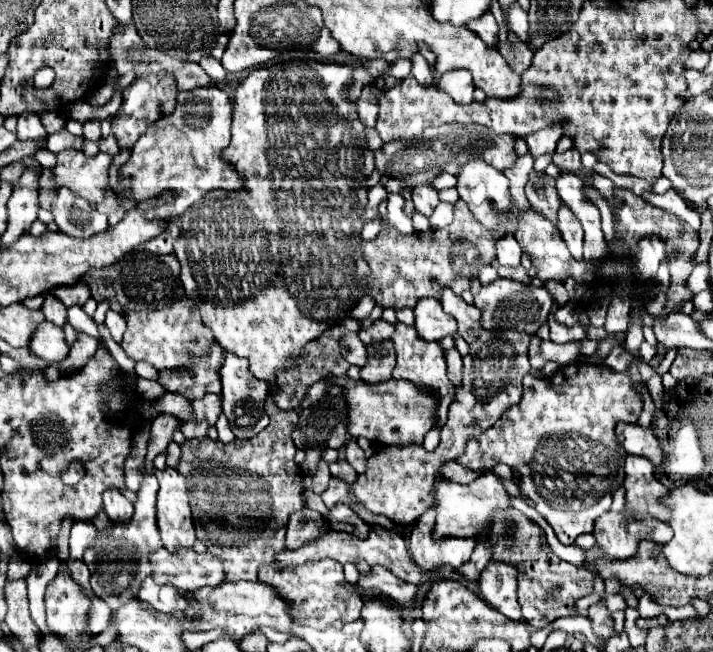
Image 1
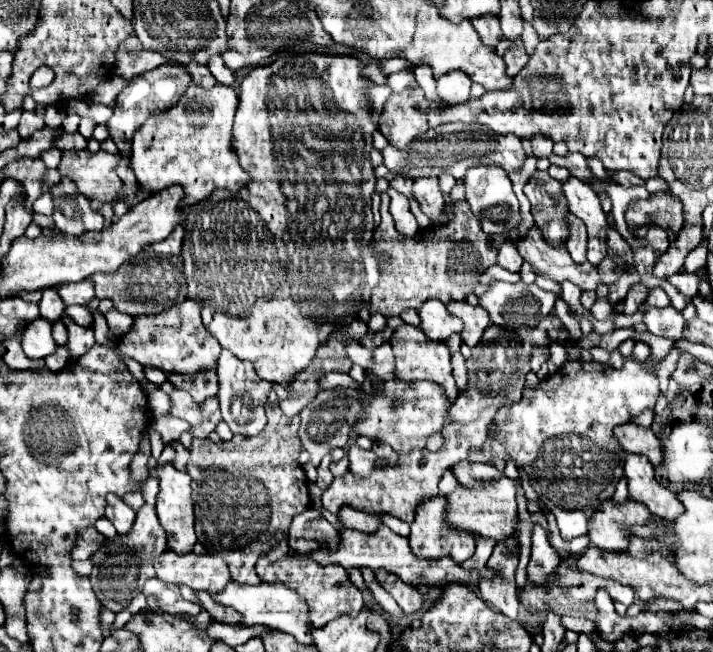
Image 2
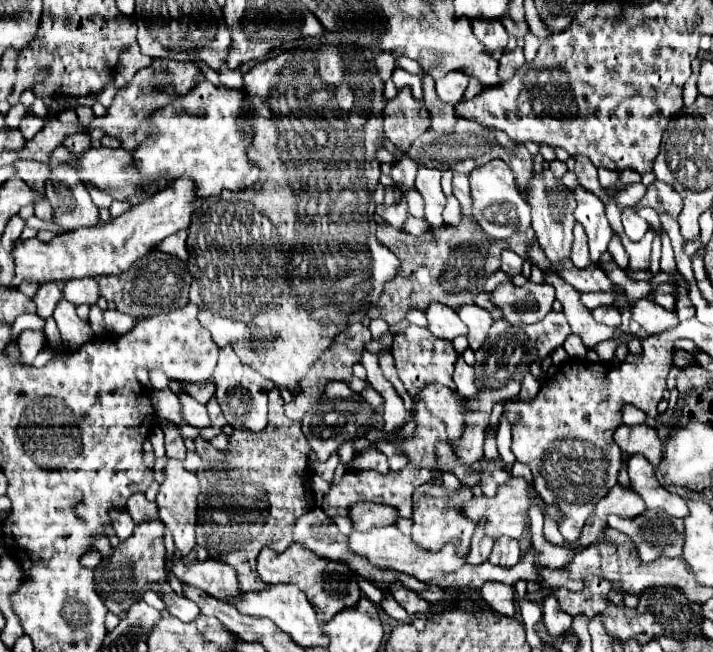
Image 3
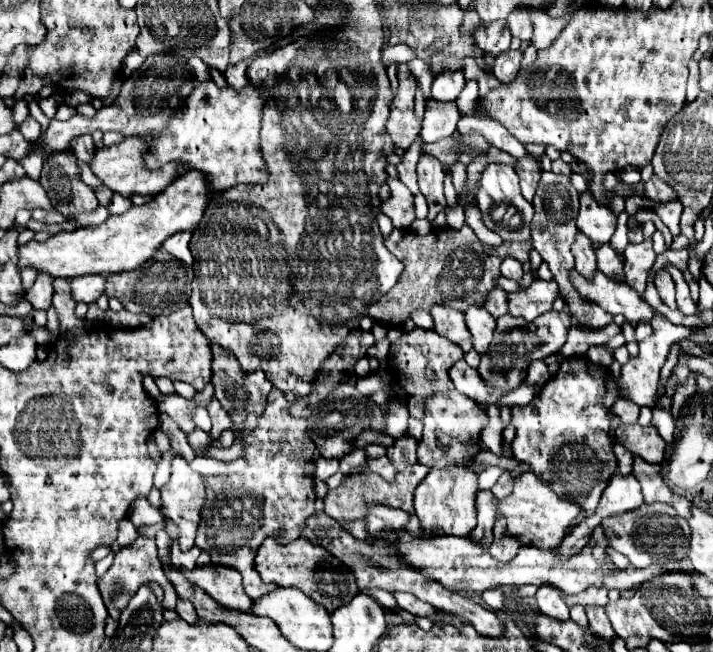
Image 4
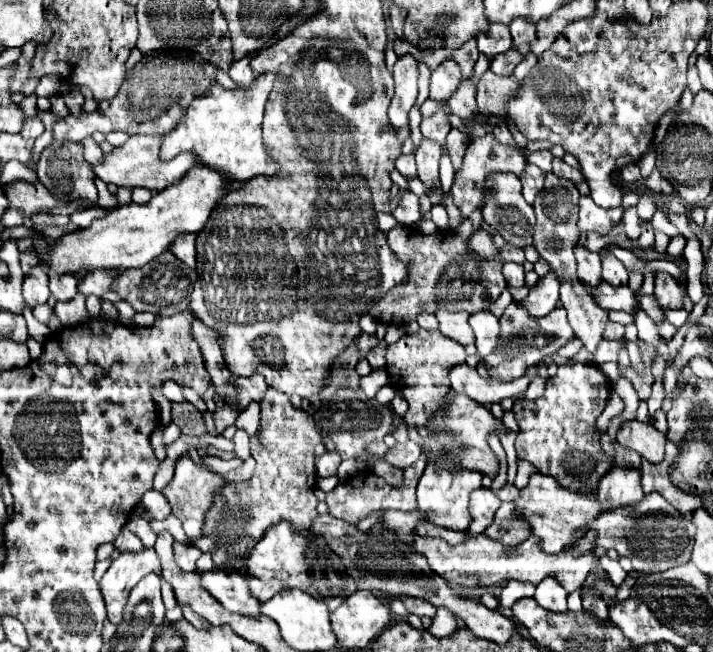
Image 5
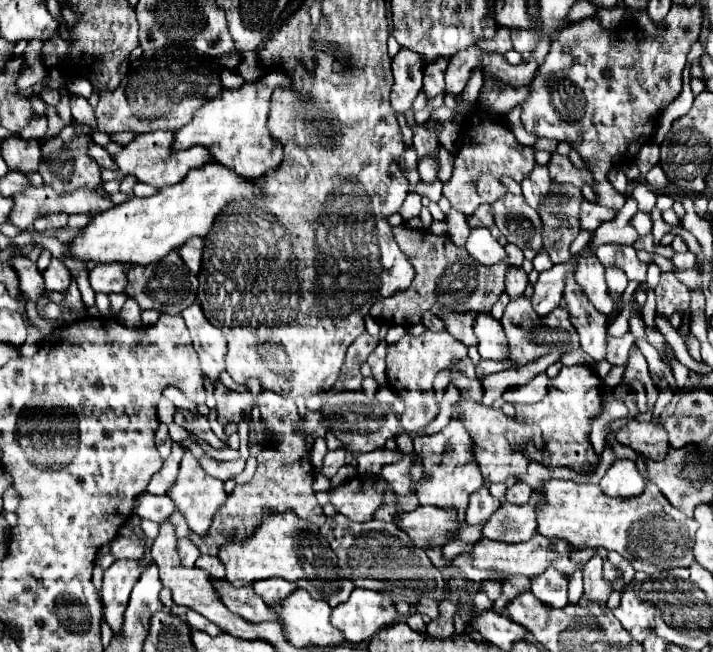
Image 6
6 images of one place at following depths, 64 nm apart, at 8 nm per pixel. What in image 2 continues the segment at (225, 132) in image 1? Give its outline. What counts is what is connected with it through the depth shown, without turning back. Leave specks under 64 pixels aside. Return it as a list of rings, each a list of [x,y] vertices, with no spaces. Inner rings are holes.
[[[216,84],[210,92],[202,88],[196,88],[194,92],[190,88],[174,108],[168,108],[164,112],[152,112],[144,128],[136,132],[132,140],[132,154],[130,154],[130,166],[136,174],[136,180],[142,184],[142,188],[150,192],[158,192],[166,186],[180,184],[184,186],[184,192],[186,192],[182,206],[198,204],[206,200],[208,196],[212,196],[214,190],[220,190],[220,188],[230,192],[242,190],[252,180],[252,176],[240,166],[238,154],[232,148],[232,116],[236,108],[238,108],[238,94],[228,86]]]

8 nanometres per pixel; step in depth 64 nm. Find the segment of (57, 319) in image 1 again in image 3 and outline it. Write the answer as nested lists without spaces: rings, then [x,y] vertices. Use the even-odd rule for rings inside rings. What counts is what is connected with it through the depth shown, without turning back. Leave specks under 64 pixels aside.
[[[44,282],[40,284],[39,290],[32,300],[36,304],[36,312],[42,318],[50,318],[52,312],[54,312],[56,300],[60,300],[60,286],[52,284],[52,282]]]

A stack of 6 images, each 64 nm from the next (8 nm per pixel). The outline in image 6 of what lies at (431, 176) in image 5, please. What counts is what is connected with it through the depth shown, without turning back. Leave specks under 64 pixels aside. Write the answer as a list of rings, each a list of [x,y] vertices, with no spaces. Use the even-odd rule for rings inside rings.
[[[416,122],[414,126],[410,126],[412,128],[412,134],[414,134],[412,136],[412,144],[414,144],[416,152],[418,152],[418,158],[422,158],[426,154],[434,154],[436,152],[436,146],[438,146],[436,134],[432,130],[428,130],[426,124],[428,122],[424,122],[424,124]]]

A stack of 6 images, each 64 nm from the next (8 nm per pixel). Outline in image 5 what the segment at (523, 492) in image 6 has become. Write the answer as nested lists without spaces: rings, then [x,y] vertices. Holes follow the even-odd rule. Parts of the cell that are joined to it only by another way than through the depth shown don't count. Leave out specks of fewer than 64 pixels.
[[[506,484],[500,492],[498,492],[498,498],[502,500],[502,502],[516,502],[518,498],[520,498],[520,488],[516,488],[514,484]]]

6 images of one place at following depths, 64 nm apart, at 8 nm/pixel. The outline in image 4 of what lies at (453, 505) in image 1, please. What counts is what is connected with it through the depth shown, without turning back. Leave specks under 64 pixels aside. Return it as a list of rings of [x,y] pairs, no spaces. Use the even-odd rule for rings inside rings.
[[[534,472],[522,474],[520,480],[514,480],[514,492],[498,502],[498,514],[504,514],[508,520],[508,532],[520,538],[524,544],[536,544],[540,550],[556,550],[566,538],[568,528],[576,522],[576,518],[584,510],[570,502],[568,498],[560,498],[548,482],[542,482]]]

